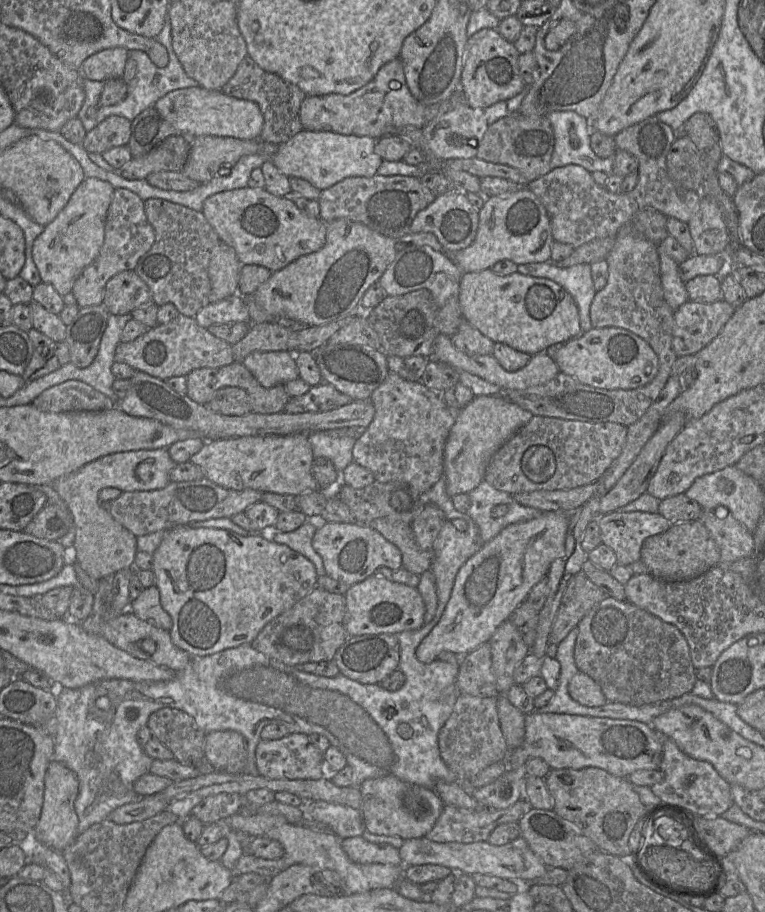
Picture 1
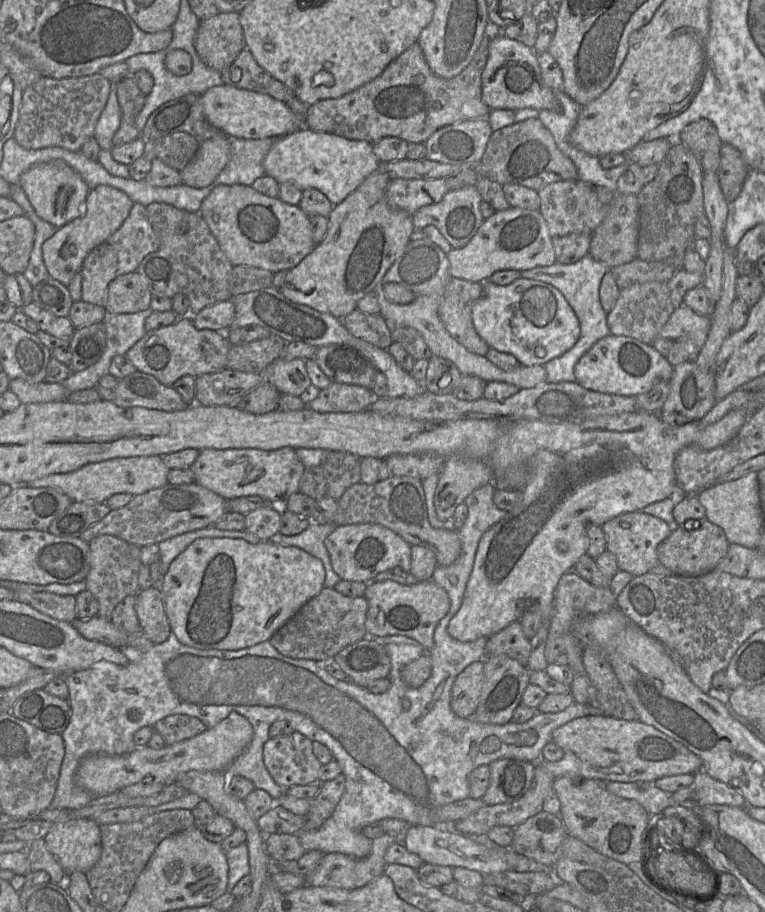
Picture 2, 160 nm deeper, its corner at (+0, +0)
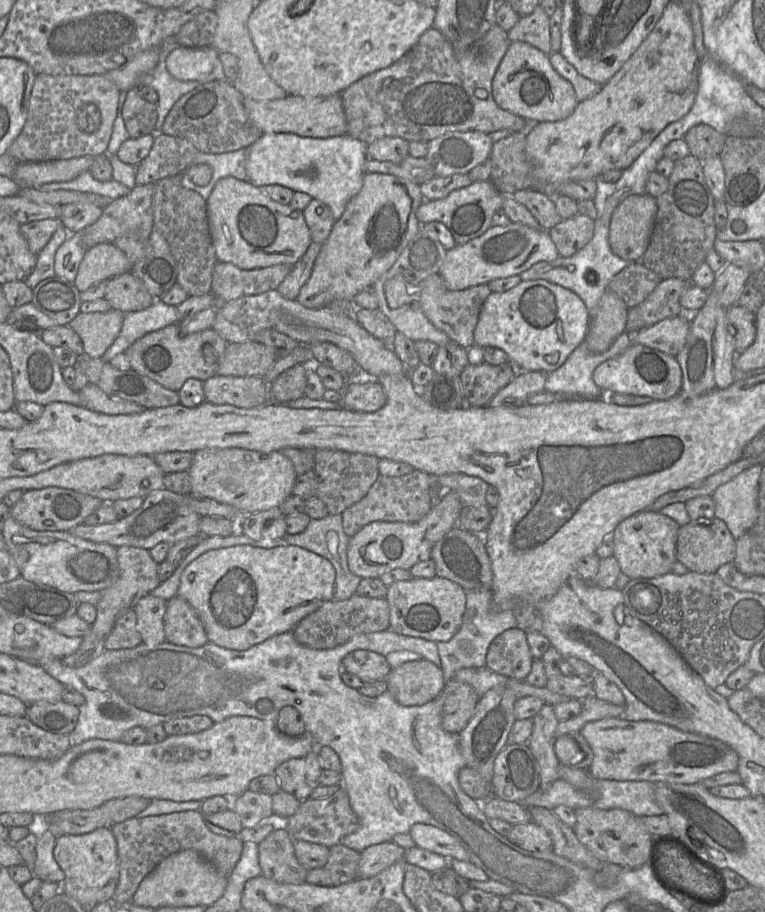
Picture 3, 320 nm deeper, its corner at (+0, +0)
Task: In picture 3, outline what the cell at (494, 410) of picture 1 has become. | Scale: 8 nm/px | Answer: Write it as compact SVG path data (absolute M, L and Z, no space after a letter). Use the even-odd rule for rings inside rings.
M444 490L431 511L417 522L374 521L365 525L349 539L349 570L361 578L380 578L385 572L397 568L410 570L416 563L431 558L434 544L457 525L461 509L459 494Z

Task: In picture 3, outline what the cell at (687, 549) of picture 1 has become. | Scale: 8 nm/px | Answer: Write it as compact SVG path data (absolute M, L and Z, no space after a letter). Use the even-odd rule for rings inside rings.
M696 519L680 526L676 543L677 561L688 568L689 571L700 574L716 573L719 567L734 562L736 556L737 540L731 534L723 520Z

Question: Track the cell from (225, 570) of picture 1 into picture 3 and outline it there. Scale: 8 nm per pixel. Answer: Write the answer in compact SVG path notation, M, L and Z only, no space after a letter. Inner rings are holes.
M280 543L272 548L236 545L209 550L183 571L176 596L189 603L200 618L208 642L237 651L246 650L280 633L288 632L307 615L334 598L336 571L332 563L305 548Z

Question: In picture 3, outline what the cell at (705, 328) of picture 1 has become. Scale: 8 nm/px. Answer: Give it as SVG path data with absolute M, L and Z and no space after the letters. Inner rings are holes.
M687 314L666 318L635 333L634 343L676 357L686 343L690 325Z

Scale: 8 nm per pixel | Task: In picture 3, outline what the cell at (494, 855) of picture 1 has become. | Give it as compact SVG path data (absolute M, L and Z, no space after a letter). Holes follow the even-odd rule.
M424 823L414 824L409 832L416 847L437 853L448 860L470 861L460 842L446 831Z

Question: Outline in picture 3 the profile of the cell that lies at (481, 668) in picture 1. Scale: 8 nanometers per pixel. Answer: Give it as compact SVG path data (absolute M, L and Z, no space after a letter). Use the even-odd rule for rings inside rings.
M456 679L446 683L443 694L442 728L458 736L475 714L480 696L472 686Z

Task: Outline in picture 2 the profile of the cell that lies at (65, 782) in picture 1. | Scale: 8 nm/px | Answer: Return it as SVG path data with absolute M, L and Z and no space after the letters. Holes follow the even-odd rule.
M72 819L55 824L43 838L50 853L67 874L74 871L86 873L99 860L102 852L100 825L93 819Z

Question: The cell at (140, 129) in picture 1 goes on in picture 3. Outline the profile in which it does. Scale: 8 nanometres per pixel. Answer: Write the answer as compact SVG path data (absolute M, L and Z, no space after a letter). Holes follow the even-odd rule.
M229 81L204 83L183 95L168 112L159 132L188 140L199 152L209 154L249 148L263 134L249 118L243 95Z

